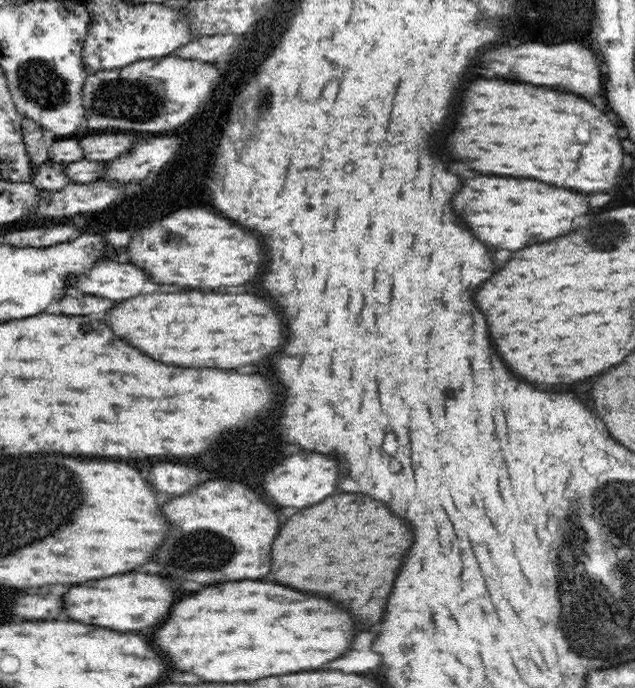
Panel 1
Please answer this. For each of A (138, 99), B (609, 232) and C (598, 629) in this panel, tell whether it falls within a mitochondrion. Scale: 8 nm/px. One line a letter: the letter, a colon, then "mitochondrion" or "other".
A: mitochondrion
B: mitochondrion
C: mitochondrion

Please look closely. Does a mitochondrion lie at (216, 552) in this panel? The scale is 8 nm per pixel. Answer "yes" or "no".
yes

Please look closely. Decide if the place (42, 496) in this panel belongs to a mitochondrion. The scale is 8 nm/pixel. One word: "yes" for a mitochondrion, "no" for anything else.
yes

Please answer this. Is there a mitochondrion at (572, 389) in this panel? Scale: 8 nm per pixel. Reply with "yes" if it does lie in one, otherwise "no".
no

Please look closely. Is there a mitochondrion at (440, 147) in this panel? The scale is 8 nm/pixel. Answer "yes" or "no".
no

